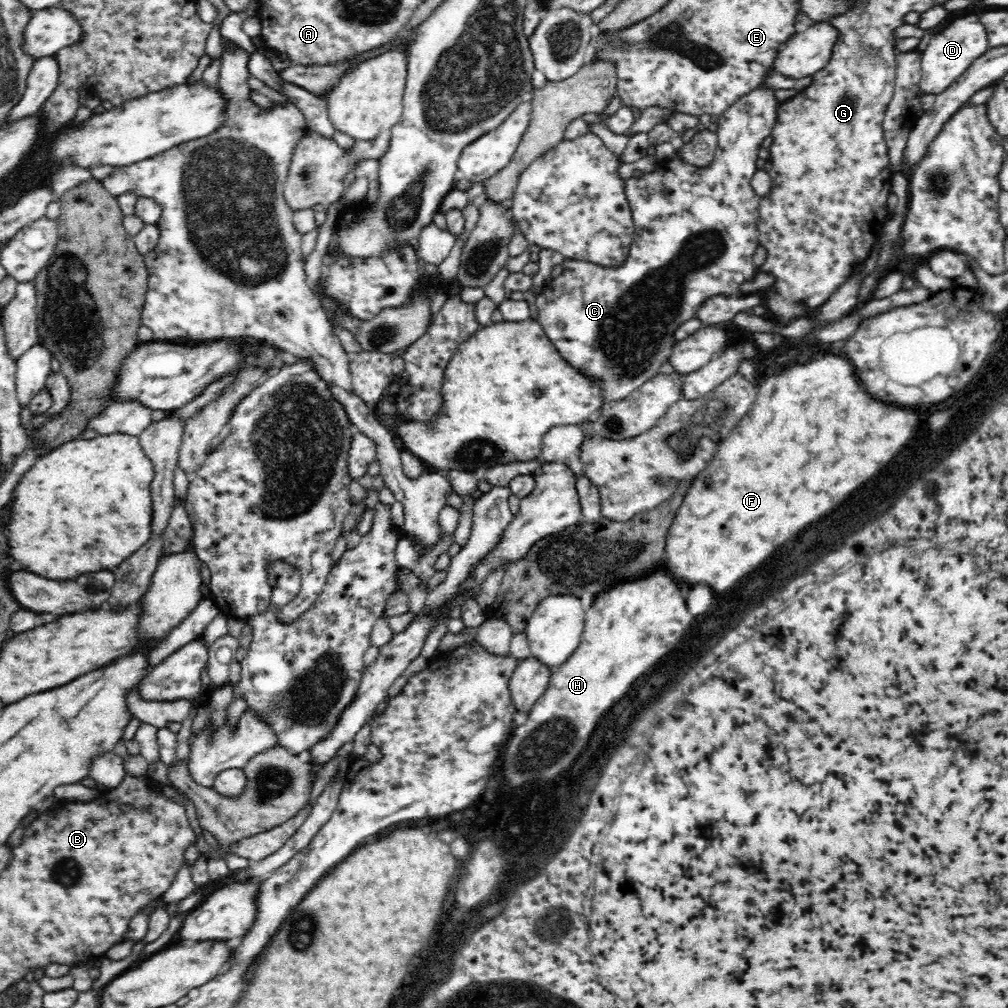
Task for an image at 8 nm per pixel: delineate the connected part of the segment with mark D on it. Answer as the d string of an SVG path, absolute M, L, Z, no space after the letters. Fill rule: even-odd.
M975 13L953 20L944 30L935 34L923 53L920 53L920 82L918 88L923 94L940 94L961 76L962 73L984 54L988 48L988 35Z

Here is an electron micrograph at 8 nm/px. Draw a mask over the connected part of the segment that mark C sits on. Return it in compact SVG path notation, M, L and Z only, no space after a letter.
M764 85L754 88L748 94L741 96L738 101L730 106L720 117L717 131L718 150L713 156L712 162L708 166L693 166L686 164L687 162L675 156L667 162L659 163L656 170L645 173L642 178L630 178L625 184L625 193L629 207L632 211L632 218L635 226L635 236L633 244L630 246L628 258L626 262L622 262L620 266L614 268L606 268L598 266L592 262L566 259L563 262L562 274L558 278L554 278L548 282L544 296L537 297L537 321L542 325L544 333L552 341L554 347L558 349L558 354L564 357L566 363L570 363L572 367L580 370L580 373L588 375L589 378L599 383L602 389L602 406L608 405L612 401L621 401L626 398L633 390L642 386L644 382L648 382L660 373L660 366L672 354L675 344L678 342L674 338L675 330L687 320L695 317L699 306L714 295L724 294L726 296L739 296L742 294L740 286L748 280L752 280L759 272L758 267L752 261L754 252L759 248L758 239L758 208L760 206L760 197L752 188L752 178L757 172L756 160L758 160L758 151L761 149L764 140L771 136L772 130L776 123L778 108L781 106L776 97L774 97L774 88L767 88Z

